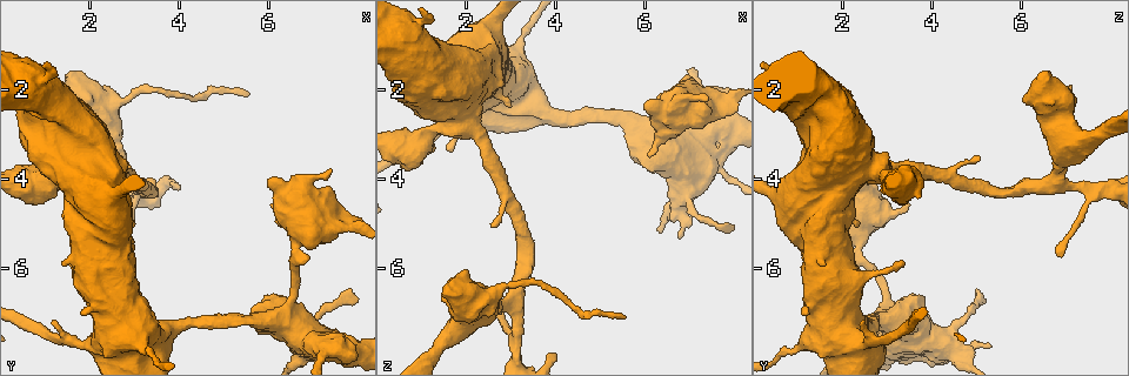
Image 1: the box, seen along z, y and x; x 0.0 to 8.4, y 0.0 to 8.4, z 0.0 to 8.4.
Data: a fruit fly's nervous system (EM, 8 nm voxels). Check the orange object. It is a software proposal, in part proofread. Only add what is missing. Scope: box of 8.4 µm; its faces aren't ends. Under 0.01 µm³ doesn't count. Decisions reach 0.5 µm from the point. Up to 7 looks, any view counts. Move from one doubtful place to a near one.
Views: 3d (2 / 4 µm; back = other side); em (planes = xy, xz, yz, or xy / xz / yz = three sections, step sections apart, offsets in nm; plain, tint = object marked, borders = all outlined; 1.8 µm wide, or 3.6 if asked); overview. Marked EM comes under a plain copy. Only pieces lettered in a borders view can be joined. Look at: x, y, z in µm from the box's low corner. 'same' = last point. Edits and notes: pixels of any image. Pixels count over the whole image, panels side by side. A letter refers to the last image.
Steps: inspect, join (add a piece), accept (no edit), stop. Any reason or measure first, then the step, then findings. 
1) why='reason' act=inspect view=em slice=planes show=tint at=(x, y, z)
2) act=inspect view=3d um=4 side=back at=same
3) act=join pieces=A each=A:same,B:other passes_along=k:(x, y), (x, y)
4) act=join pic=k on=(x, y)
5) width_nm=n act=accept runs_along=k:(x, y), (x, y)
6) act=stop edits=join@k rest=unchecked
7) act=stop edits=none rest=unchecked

why='an open end' act=inspect view=em slice=planes show=borders at=(6.80, 7.75, 5.30)

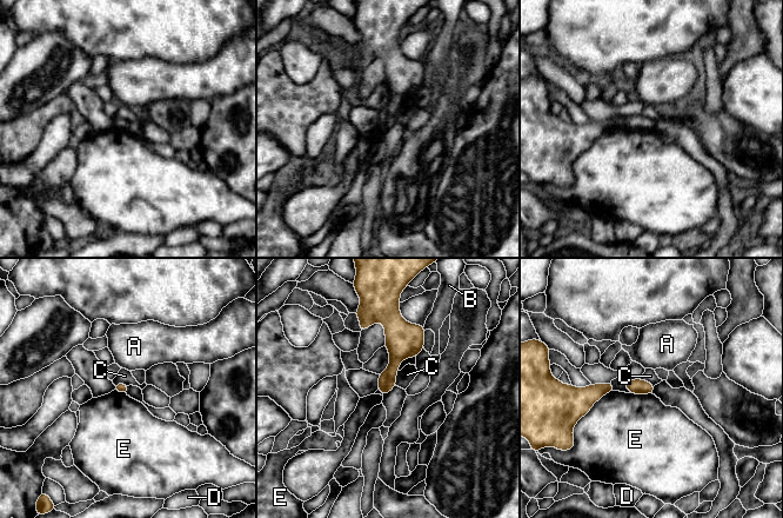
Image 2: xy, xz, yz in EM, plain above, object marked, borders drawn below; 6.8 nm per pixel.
act=accept each=A:other,B:other,C:other,D:other,E:other border=2:(614, 391), (604, 393), (576, 423) found='none of them fits'

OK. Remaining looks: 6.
why='thick end' act=inspect view=em slice=yz step=8 show=borders at=(7.35, 3.80, 2.30)

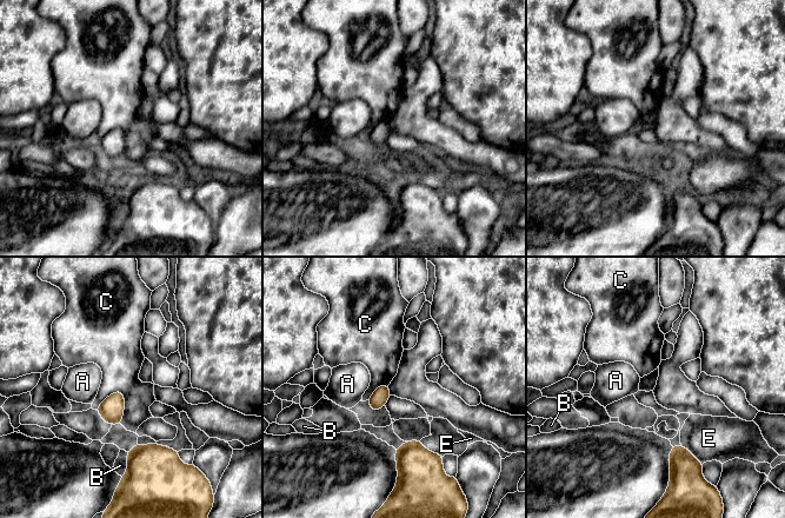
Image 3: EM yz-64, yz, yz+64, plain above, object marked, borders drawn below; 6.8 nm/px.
act=accept each=A:other,B:other,C:other,E:other border=3:(124, 393), (112, 392), (95, 410) found='none of them fits'

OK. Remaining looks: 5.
why='calibre changes' act=inspect view=3d um=4 side=back at=(7.60, 7.95, 3.65)

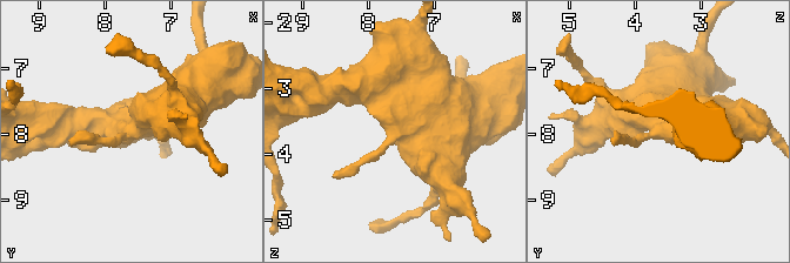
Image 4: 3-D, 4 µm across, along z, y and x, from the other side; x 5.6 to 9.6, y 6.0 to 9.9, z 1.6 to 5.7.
act=inspect view=em um=3.6 slice=yz step=4 show=tint at=(7.60, 7.95, 3.65)

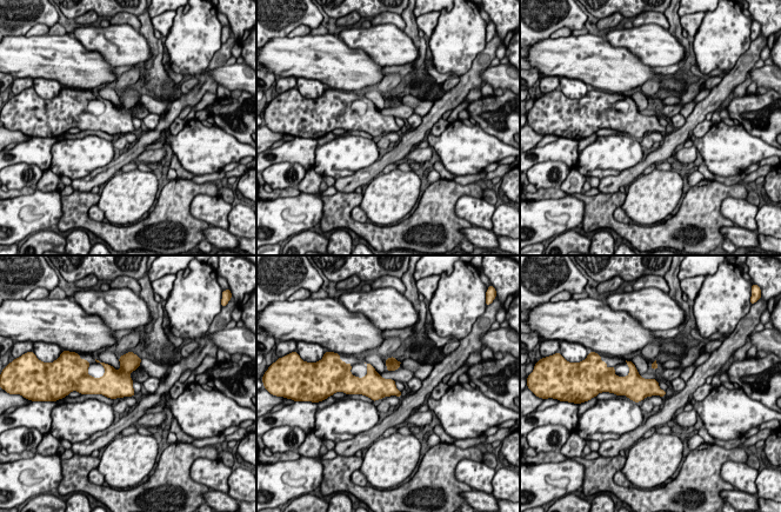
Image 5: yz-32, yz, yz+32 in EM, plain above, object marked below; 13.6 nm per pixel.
act=inspect view=em um=3.6 slice=planes show=borders at=same

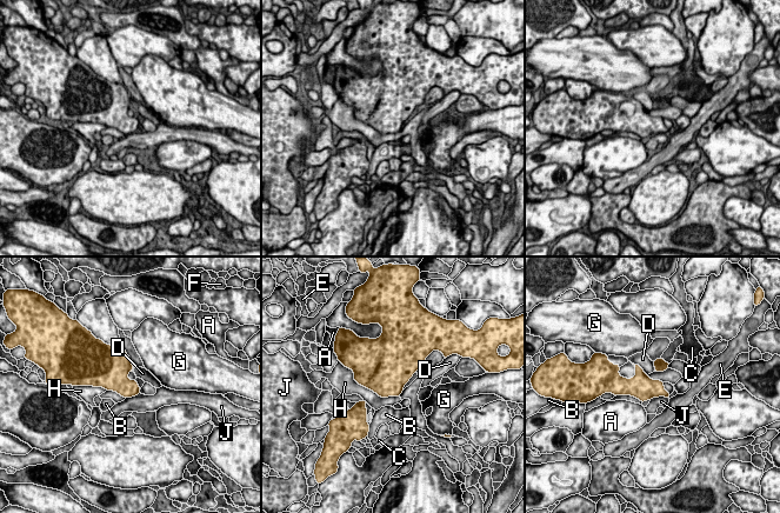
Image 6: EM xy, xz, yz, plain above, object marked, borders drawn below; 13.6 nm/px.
act=accept each=A:other,B:other,C:other,D:other,E:other,F:other,G:other,H:other,J:other border=6:(668, 397), (653, 397), (650, 399) found='no lettered piece goes on from it'

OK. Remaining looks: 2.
act=stop edits=none rest=unchecked

